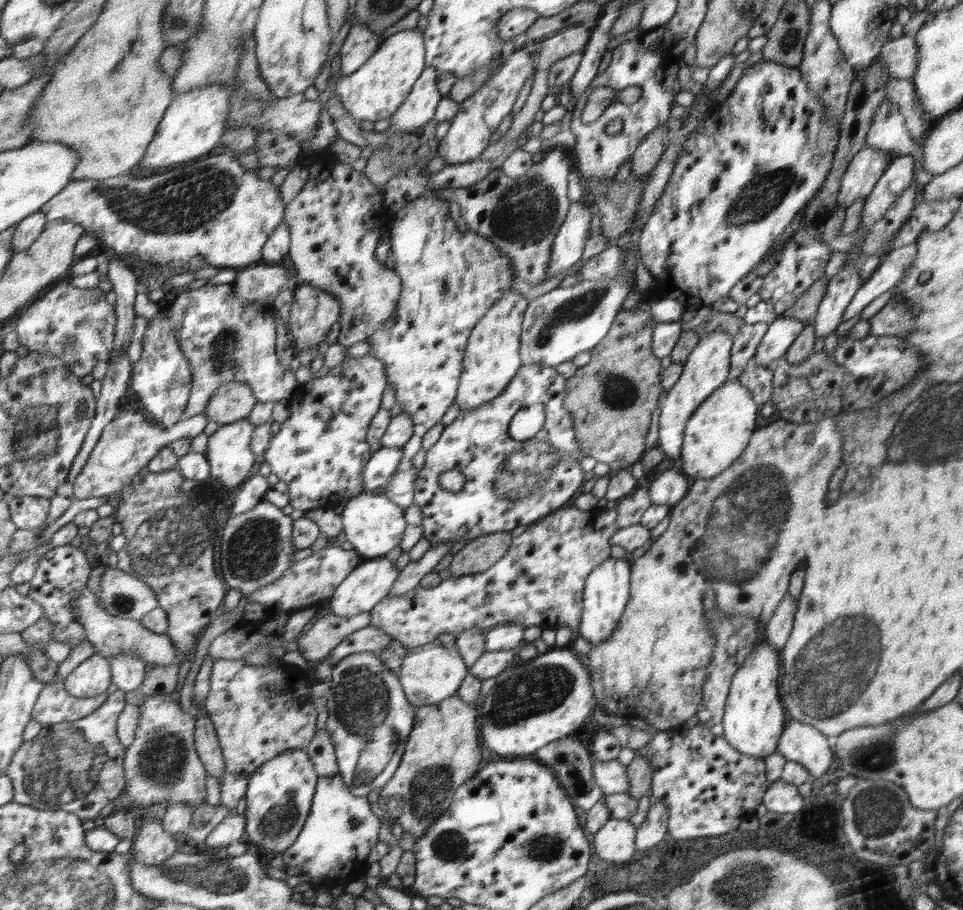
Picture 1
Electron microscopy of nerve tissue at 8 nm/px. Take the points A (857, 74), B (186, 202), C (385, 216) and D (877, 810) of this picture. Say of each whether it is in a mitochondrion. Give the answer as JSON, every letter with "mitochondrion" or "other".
{"A":"other","B":"mitochondrion","C":"other","D":"mitochondrion"}

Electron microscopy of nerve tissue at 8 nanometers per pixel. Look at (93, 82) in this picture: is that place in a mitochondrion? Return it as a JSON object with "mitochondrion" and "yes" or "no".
{"mitochondrion":"no"}

